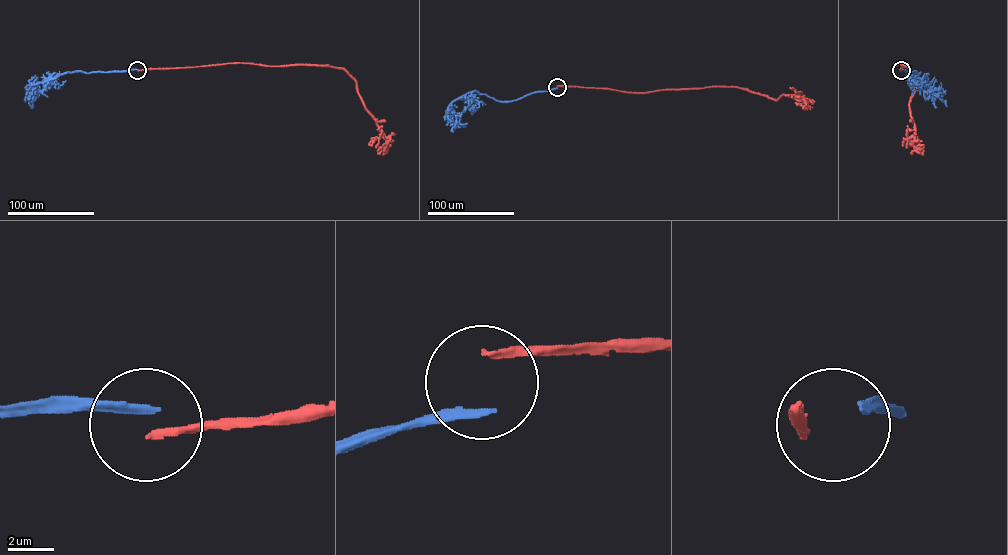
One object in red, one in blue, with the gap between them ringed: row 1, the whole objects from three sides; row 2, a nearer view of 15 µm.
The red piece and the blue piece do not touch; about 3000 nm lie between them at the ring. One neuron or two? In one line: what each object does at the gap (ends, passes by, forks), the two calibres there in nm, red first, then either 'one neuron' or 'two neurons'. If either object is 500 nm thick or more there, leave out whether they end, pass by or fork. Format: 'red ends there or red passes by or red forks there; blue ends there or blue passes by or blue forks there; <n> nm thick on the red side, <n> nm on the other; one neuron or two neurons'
red ends there; blue ends there; 240 nm thick on the red side, 360 nm on the other; two neurons

